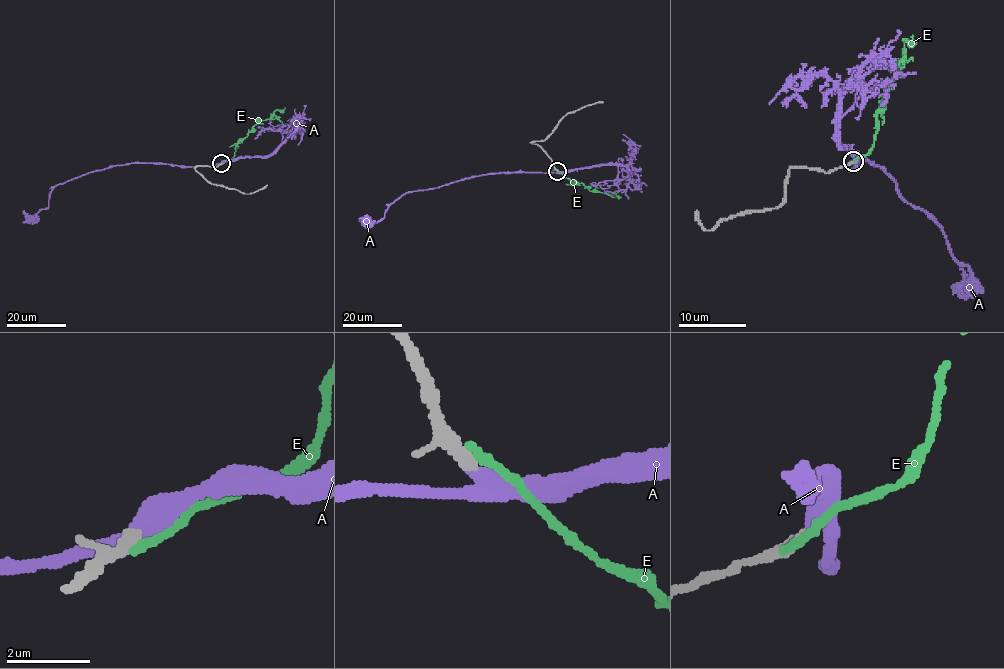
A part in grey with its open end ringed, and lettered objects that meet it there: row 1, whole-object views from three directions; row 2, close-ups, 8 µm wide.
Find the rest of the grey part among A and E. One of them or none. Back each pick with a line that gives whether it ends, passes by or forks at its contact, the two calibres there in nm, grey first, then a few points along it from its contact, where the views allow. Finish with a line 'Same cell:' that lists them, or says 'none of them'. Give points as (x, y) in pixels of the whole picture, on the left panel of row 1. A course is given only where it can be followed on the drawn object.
A: It passes by. Thickness 190 nm (grey) against 280 nm. Its course: (220, 163), (180, 167), (136, 162), (90, 171), (58, 184), (50, 193), (49, 205), (23, 222)
Same cell: A

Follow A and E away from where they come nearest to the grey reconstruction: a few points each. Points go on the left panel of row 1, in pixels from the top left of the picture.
A: (220, 163), (180, 167), (136, 162), (90, 171), (58, 184), (50, 193), (49, 205), (23, 222)
E: (220, 164), (234, 156), (235, 145), (258, 121), (285, 107)

